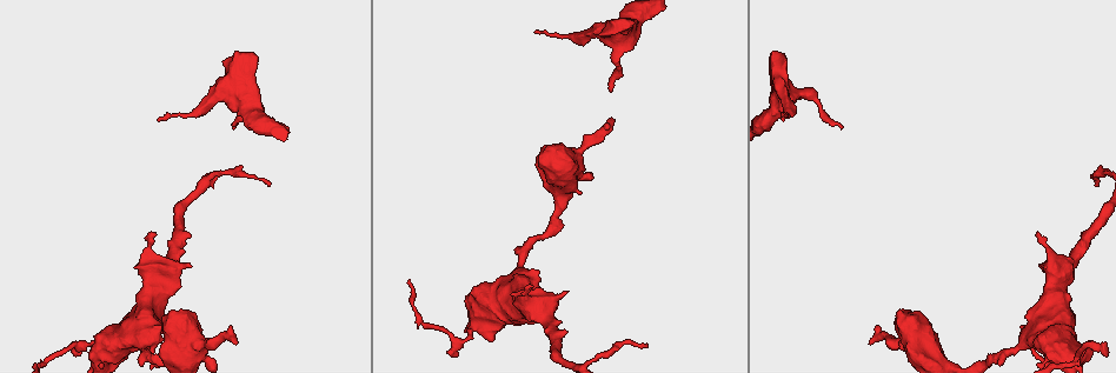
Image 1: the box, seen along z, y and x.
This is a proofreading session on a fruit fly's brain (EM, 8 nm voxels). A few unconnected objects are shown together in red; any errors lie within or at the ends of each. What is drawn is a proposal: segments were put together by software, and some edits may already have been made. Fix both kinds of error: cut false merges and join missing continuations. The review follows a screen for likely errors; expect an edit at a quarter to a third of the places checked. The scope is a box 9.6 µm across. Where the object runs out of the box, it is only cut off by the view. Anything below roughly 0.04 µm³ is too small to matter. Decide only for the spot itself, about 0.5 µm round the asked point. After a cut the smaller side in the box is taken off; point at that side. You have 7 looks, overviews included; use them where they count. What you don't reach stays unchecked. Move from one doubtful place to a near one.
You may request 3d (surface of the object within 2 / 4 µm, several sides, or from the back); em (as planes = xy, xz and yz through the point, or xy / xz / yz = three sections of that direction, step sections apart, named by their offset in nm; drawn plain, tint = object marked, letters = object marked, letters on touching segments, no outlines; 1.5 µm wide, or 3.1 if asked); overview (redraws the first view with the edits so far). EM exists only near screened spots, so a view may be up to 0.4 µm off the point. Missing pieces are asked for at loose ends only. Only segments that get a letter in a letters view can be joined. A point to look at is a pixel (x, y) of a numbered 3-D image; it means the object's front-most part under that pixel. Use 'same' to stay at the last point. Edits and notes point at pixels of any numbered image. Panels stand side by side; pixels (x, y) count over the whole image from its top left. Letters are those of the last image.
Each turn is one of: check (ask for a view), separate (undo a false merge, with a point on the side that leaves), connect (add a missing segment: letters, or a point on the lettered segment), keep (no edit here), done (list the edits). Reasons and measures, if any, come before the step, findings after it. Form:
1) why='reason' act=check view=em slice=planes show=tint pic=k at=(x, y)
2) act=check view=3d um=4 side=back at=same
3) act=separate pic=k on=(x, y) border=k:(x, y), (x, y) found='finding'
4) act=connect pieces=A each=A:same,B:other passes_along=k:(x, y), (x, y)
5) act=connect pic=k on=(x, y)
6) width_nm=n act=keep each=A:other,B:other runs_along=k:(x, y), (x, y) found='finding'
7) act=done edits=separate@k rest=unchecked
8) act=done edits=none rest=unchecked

why='thin end' act=check view=em slice=yz step=4 show=letters pic=1 at=(840, 127)

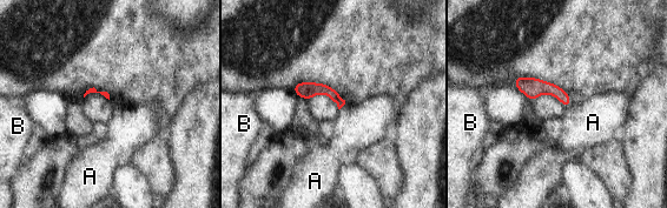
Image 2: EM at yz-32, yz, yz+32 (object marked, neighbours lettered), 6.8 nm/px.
longest_contact=A:60nm act=keep each=A:other,B:other found='none of them fits'

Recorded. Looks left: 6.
why='thin end' act=check view=em slice=xz step=8 show=letters pic=1 at=(534, 32)

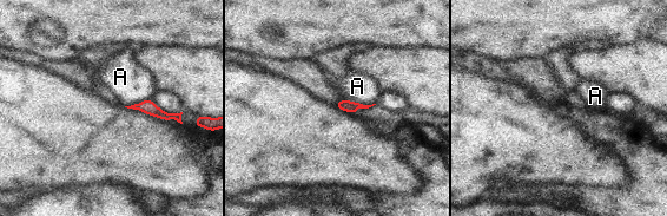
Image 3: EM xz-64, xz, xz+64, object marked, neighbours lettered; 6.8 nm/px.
why='another direction' act=check view=em slice=planes show=letters at=same

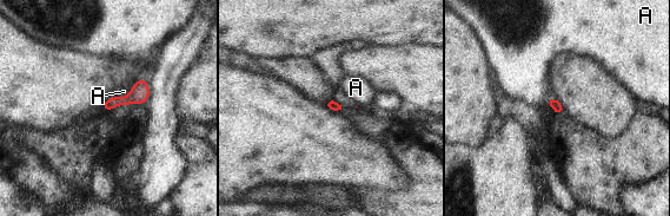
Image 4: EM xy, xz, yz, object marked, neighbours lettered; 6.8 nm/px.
act=keep each=A:other found='no lettered segment goes on from it'

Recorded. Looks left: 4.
why='sharp bend' act=check view=em slice=xz step=8 show=letters pic=1 at=(88, 344)

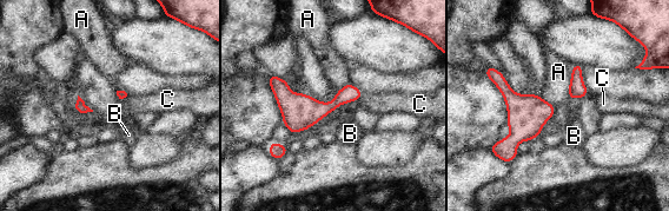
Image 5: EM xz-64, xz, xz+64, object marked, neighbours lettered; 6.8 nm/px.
width_nm=60 act=keep each=A:other,B:other,C:other border=5:(573, 66), (568, 99) found='all the same neuron'

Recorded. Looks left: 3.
act=done edits=none rest=unchecked

